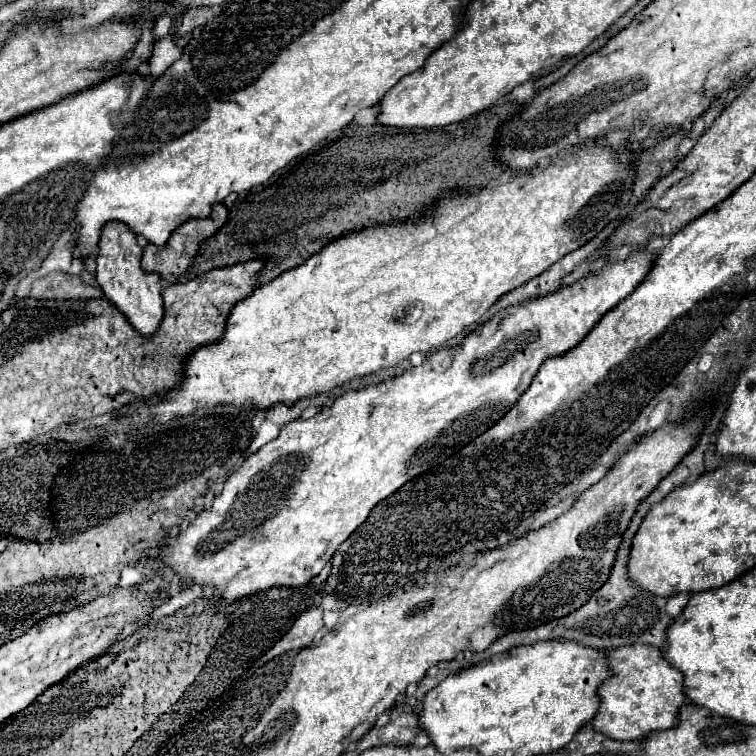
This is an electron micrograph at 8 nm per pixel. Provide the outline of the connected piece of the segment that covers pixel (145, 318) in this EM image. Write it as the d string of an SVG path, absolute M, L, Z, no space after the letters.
M109 222L99 240L97 256L97 284L101 286L105 298L117 306L129 324L143 336L153 336L163 320L163 296L161 278L157 274L147 274L141 268L143 250L137 244L137 236L121 222Z

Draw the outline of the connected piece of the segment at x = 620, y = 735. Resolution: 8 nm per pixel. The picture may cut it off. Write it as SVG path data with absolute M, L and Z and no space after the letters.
M623 646L611 650L609 662L613 676L599 688L601 706L597 716L593 718L593 726L597 726L597 730L617 740L643 740L647 734L671 730L677 726L679 708L687 700L683 692L683 674L677 668L669 666L663 650L653 648L651 660L651 646Z

